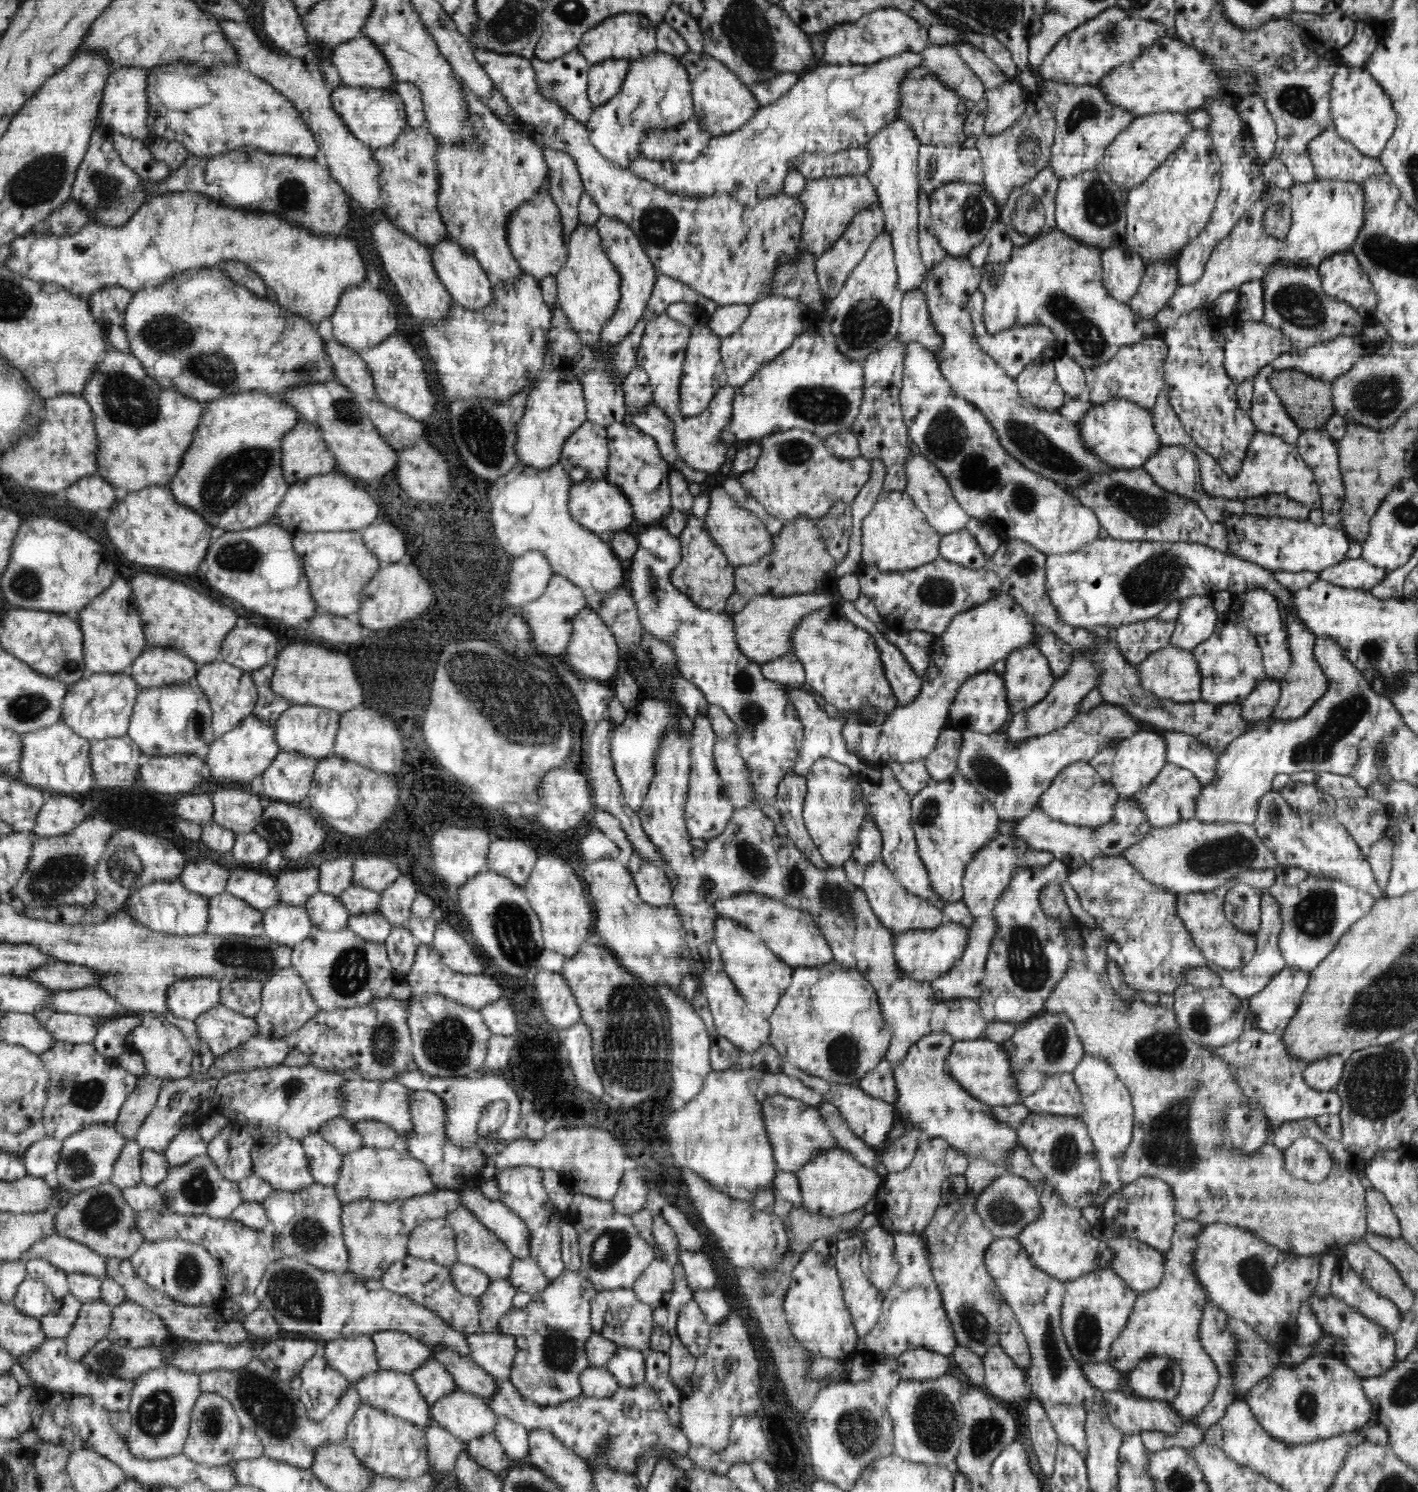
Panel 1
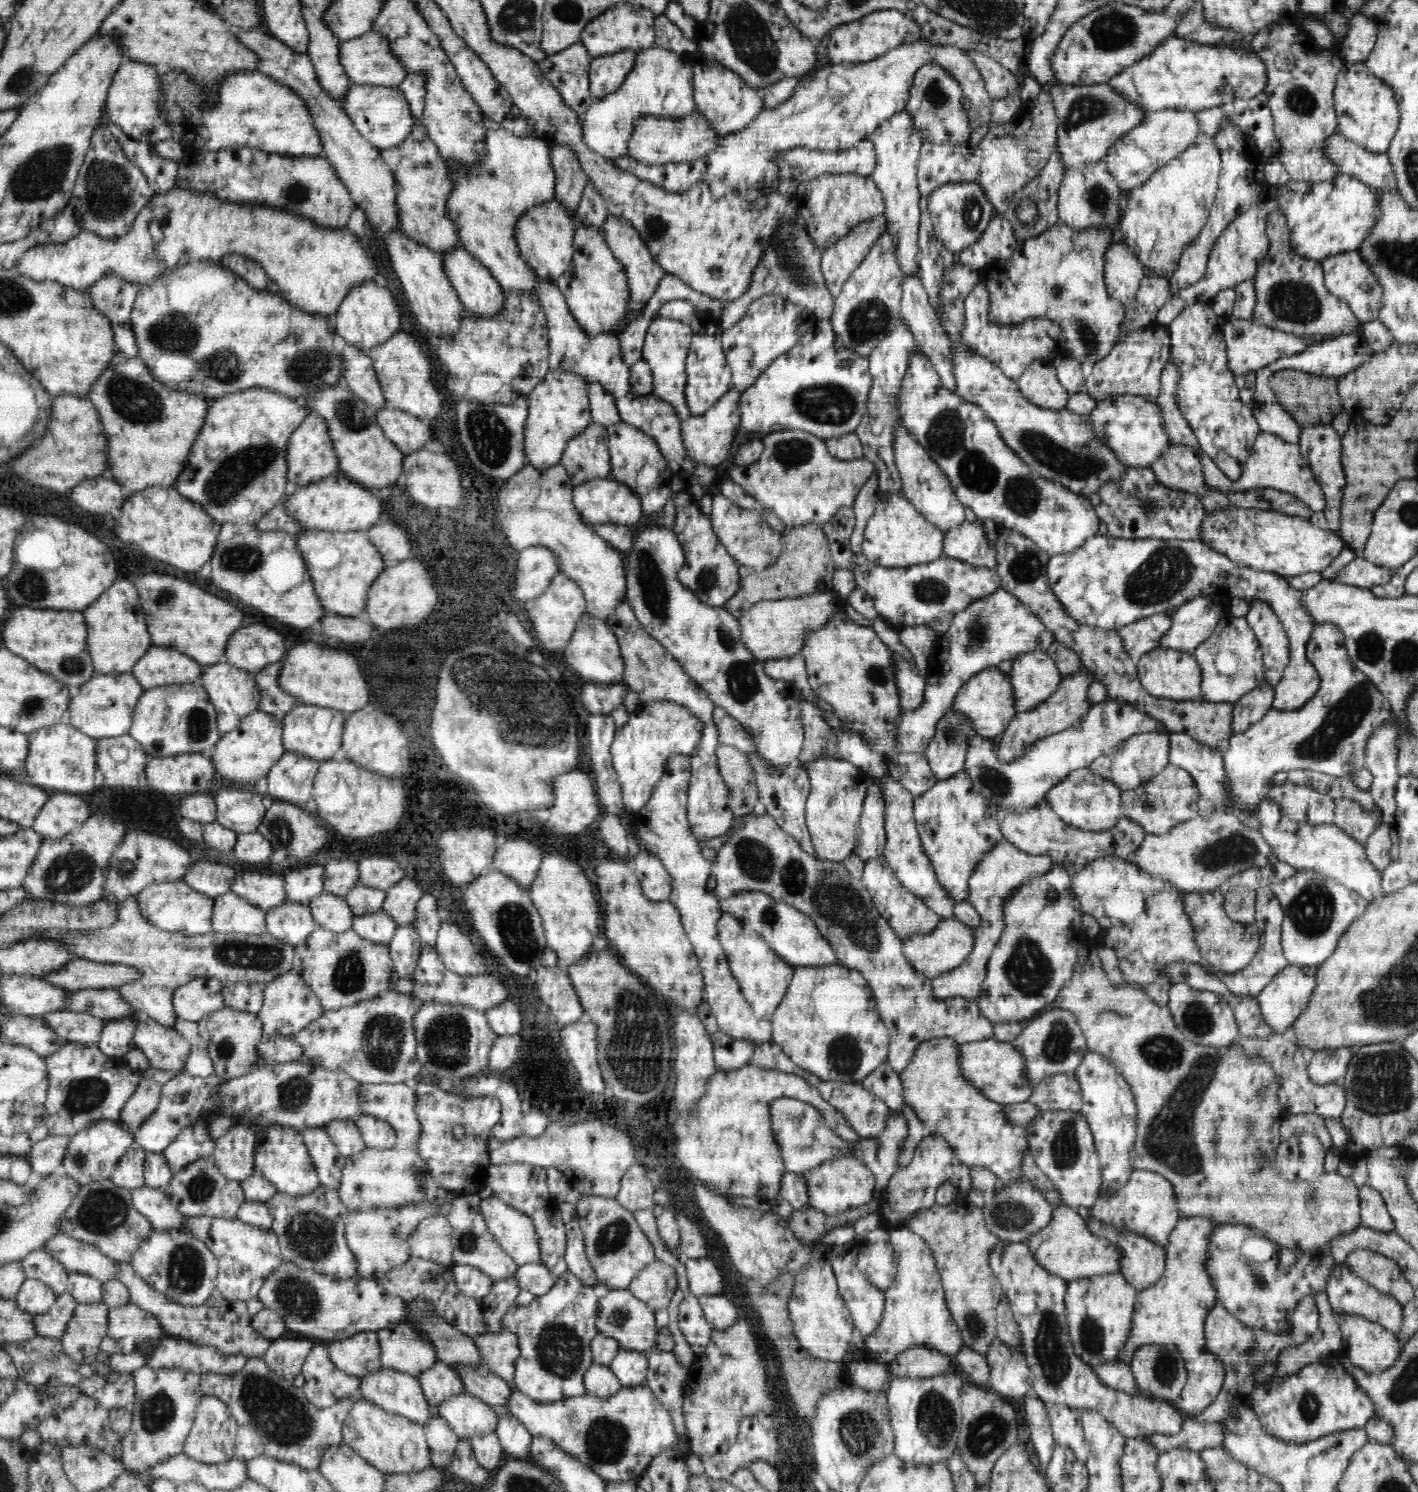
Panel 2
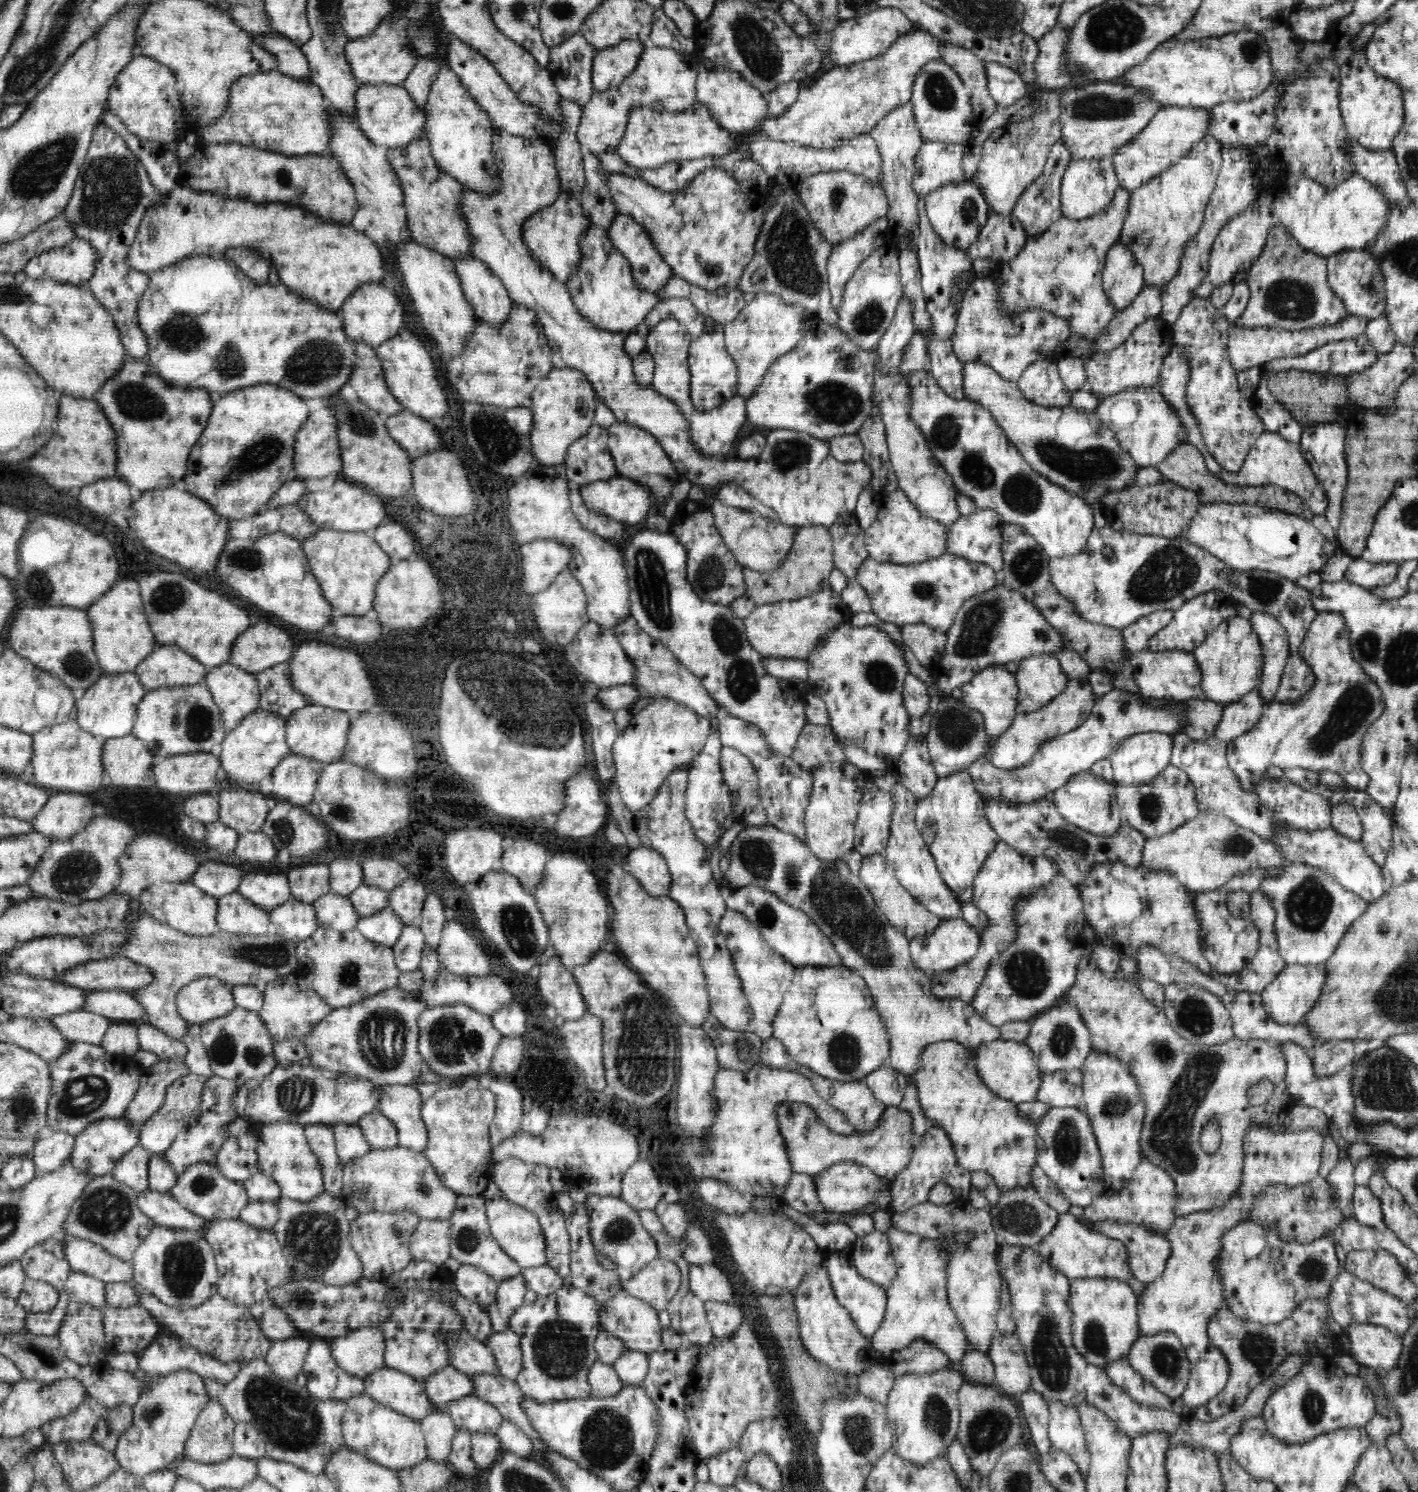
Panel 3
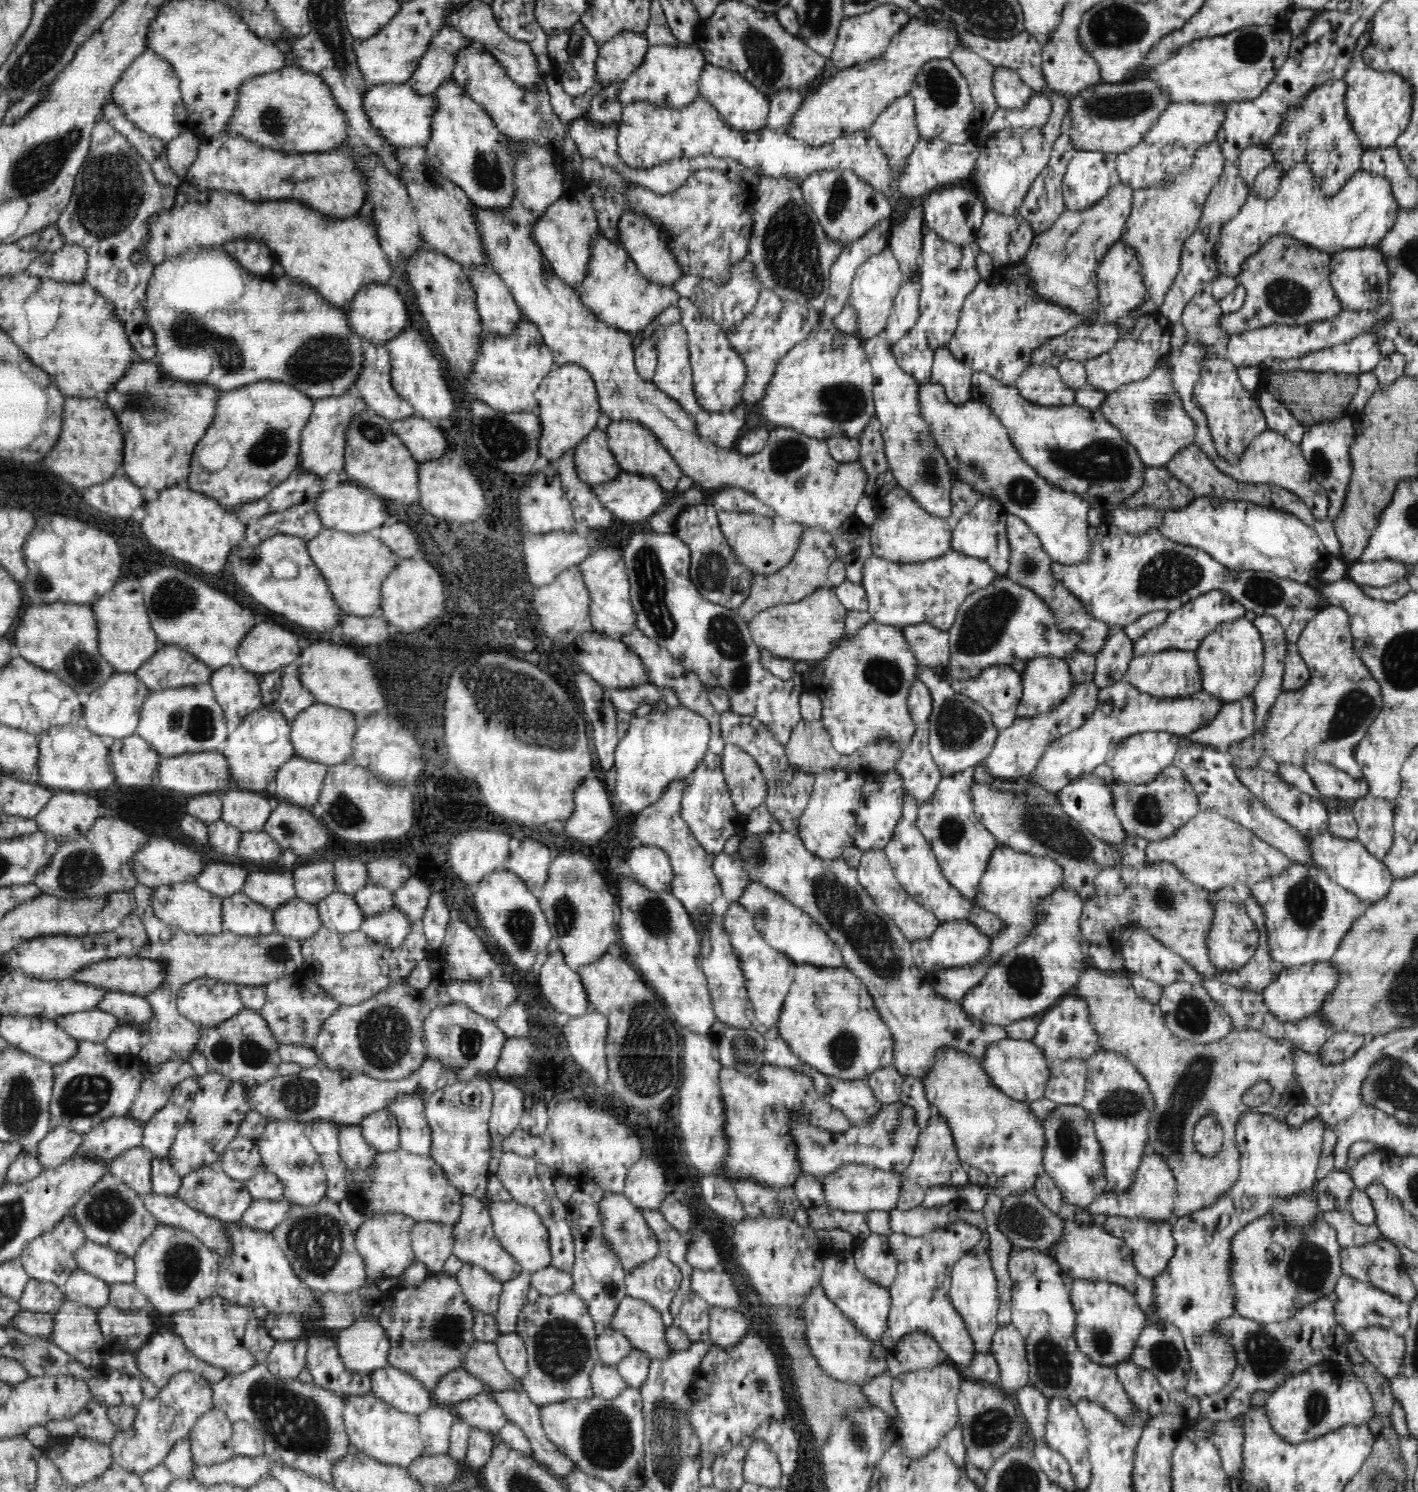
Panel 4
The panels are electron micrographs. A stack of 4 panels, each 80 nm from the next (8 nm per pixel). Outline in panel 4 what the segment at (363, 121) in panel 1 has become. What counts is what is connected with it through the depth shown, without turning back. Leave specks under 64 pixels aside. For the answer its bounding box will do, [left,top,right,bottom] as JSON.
[363,83,437,148]

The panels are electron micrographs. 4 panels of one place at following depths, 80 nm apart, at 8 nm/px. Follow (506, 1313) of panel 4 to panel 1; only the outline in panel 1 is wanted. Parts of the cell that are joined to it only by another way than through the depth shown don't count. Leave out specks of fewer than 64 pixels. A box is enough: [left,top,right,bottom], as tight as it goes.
[478,1279,517,1332]

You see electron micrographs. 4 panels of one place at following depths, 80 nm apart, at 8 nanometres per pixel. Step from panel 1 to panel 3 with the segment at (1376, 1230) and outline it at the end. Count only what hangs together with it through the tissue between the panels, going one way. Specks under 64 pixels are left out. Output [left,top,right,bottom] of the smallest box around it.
[1351,1184,1383,1228]

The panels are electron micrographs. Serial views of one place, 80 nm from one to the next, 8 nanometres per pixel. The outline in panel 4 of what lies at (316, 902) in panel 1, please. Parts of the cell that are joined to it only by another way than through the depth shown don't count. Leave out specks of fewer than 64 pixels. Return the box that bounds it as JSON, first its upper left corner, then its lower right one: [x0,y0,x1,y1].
[317,890,364,933]

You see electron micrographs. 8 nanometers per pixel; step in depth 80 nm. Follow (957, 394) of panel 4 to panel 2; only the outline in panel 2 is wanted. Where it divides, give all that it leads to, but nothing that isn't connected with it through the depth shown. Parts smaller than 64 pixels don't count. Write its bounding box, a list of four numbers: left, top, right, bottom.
[900,273,958,394]

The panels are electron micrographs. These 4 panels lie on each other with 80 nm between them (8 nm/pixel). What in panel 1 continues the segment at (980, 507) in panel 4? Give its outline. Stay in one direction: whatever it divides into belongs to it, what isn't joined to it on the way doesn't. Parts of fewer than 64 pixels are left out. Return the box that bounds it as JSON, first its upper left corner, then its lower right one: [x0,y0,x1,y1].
[940,528,991,569]

